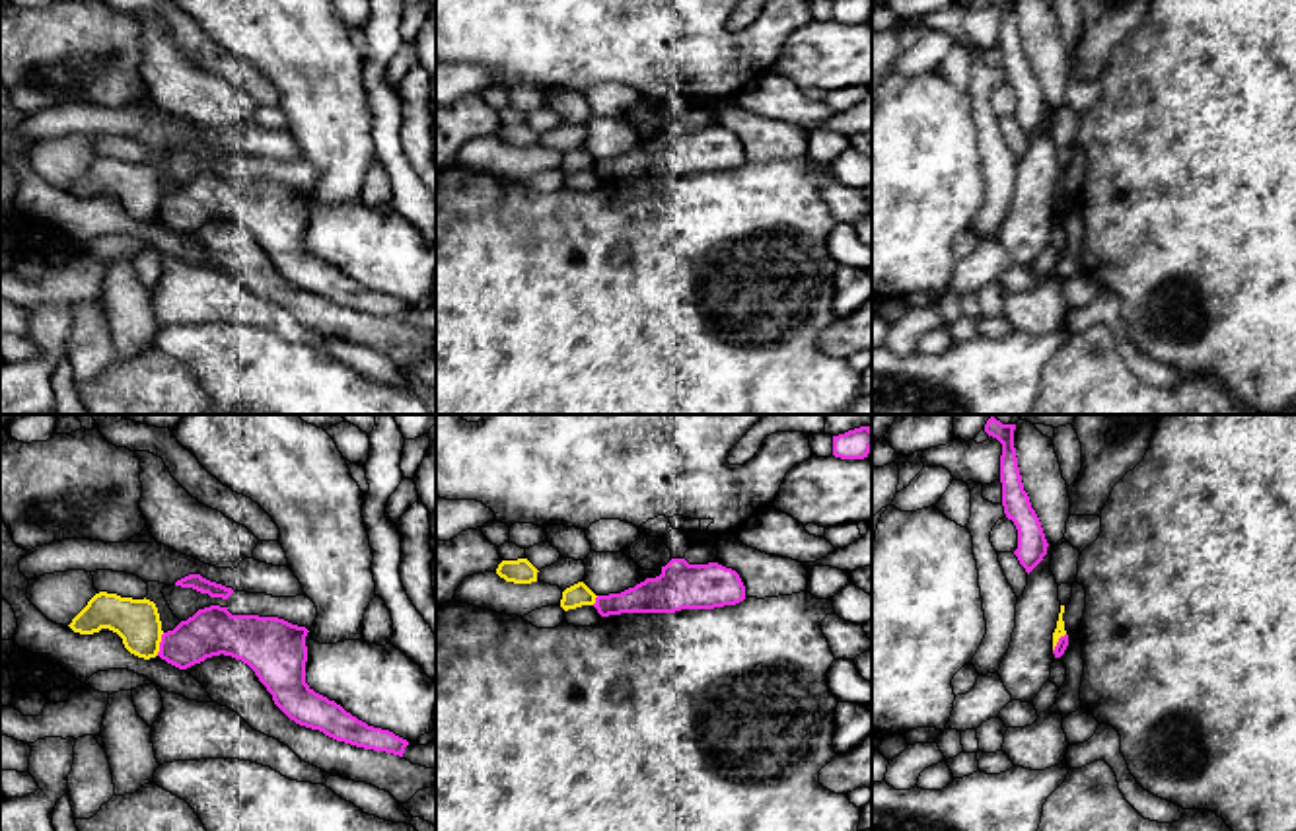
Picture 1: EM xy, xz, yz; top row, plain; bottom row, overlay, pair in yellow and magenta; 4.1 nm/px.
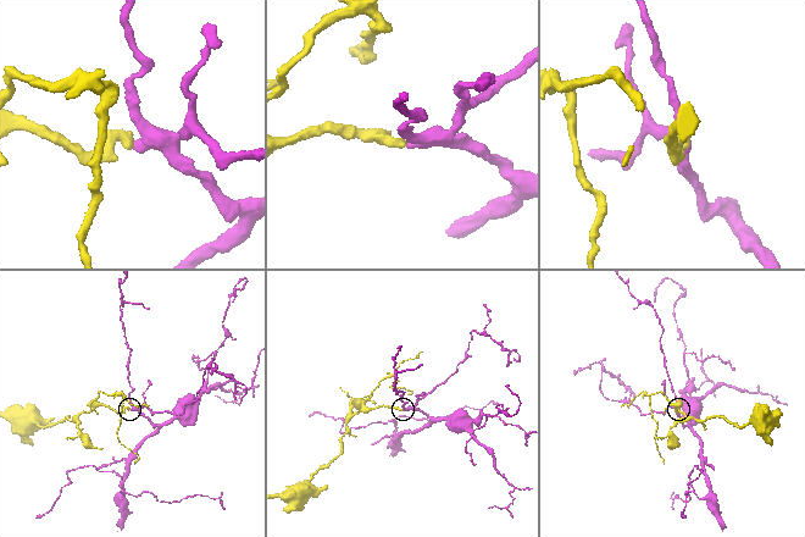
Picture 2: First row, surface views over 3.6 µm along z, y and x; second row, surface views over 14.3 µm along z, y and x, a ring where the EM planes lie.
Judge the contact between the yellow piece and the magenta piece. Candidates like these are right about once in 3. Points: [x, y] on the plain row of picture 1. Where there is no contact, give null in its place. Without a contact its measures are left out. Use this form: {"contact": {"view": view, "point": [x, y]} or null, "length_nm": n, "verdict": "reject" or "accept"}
{"contact": {"view": "xy", "point": [158, 209]}, "length_nm": 100, "verdict": "reject"}

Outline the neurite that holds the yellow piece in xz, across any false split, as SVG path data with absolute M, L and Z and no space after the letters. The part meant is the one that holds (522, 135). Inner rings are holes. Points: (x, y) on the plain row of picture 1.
M527 123L502 125L496 138L506 146L531 148L537 146L537 132Z

